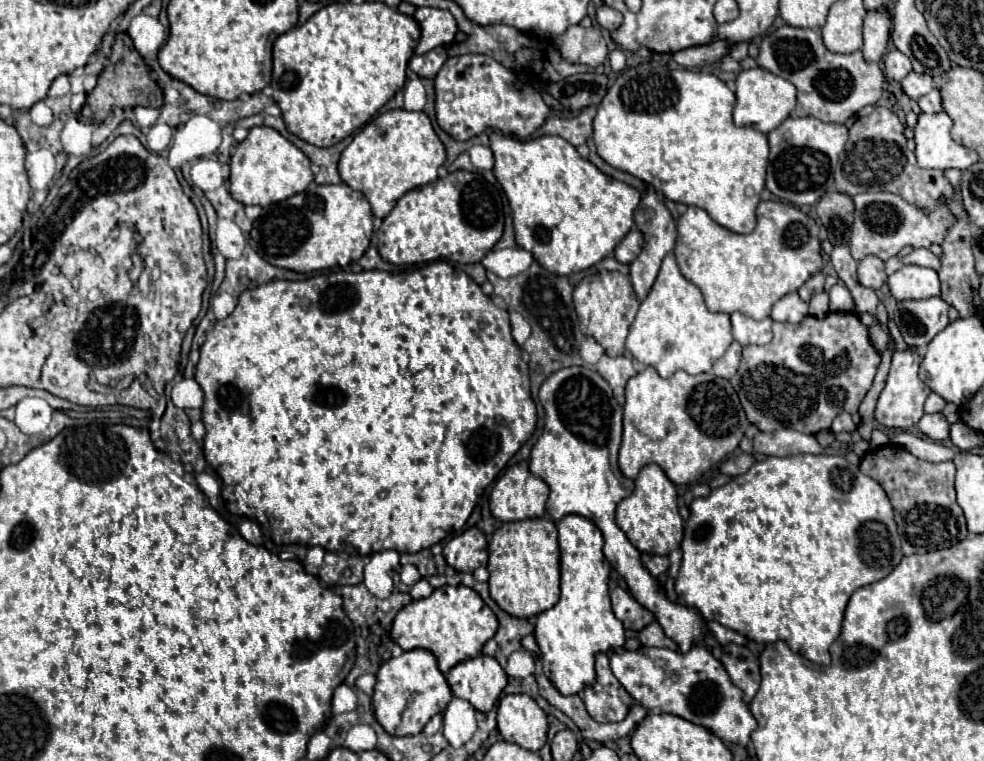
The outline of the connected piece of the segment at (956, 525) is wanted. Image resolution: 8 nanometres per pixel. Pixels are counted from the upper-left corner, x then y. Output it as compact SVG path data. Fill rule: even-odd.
M887 444L869 450L861 458L861 472L885 490L887 498L895 508L895 522L899 526L901 546L905 556L925 554L939 548L949 548L967 538L967 524L963 510L955 502L955 464L953 462L927 462L901 446Z

